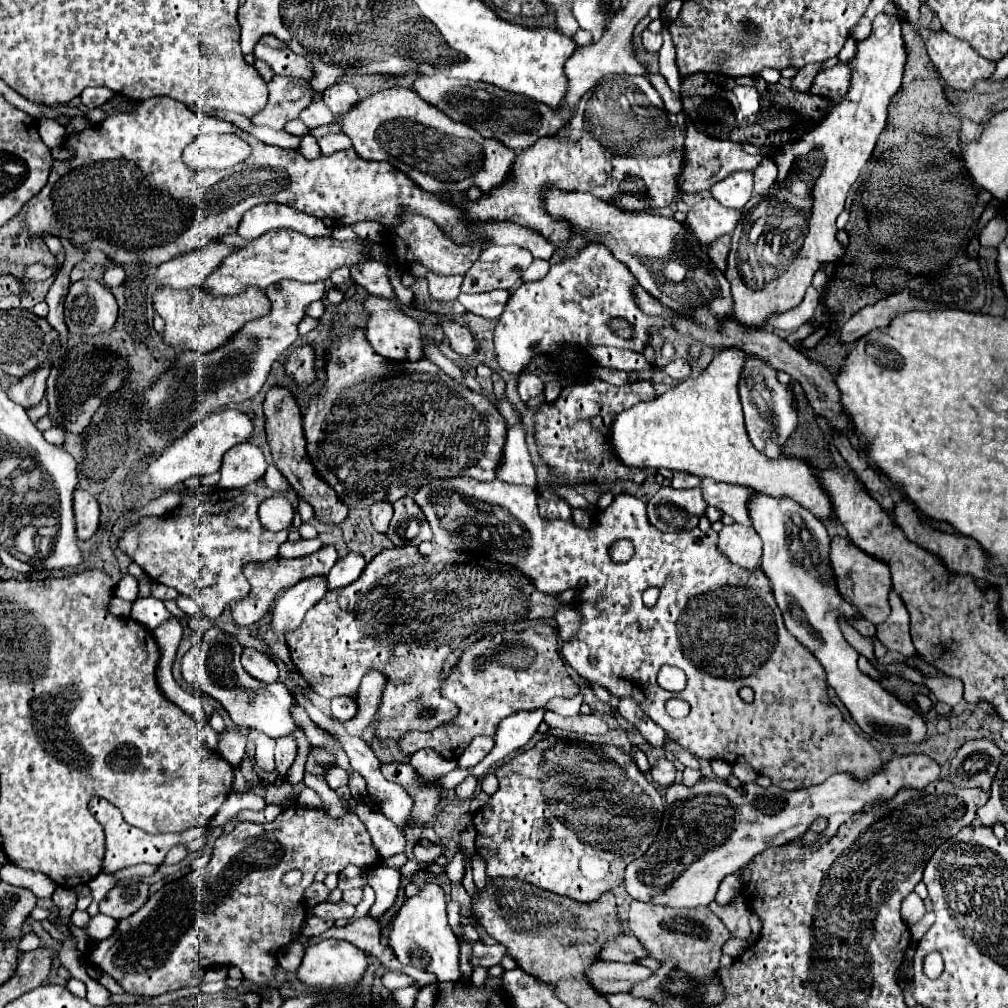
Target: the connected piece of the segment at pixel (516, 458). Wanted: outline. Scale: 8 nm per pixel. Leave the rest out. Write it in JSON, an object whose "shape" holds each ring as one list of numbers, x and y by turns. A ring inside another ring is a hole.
{"shape":[[521,420,513,424,507,432,505,454,501,460,501,468,497,470,497,478,509,484,523,484,523,486,537,486,537,474,525,444,525,432]]}

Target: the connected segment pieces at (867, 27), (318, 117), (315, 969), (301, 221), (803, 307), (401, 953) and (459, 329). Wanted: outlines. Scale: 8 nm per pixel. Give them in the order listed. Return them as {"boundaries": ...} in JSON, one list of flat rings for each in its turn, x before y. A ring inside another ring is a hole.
{"boundaries":[[[863,16,861,22,851,30,851,38,855,38,855,40,863,40,869,32,871,32,871,20,869,20,867,16]],[[317,100,317,102,311,102,301,114,299,114,299,120,309,126,309,128,315,128,315,126,325,126,325,124,331,124,335,116,331,114,331,110,325,106,323,100]],[[323,940,309,946,303,954,303,962,297,970,297,978,307,986,317,986,325,990,351,990,367,970,367,956,359,948,343,940]],[[271,202,247,210,239,222,237,234,245,240,253,240,271,228,291,228,307,236,331,236,331,228,327,228,319,218,301,214,289,206,275,206]],[[809,287,799,306,785,310,783,314,775,314,775,318,767,318,767,328,775,326,777,330,797,330,813,314,813,308,815,308,815,292,813,287]],[[429,882,423,886,421,894,409,898,397,912,389,936,389,946,403,964,419,966,431,974,437,974,437,982,457,982,459,974,459,940,449,928,445,912,445,896,441,886]],[[441,320,439,326,443,328,443,334,447,336,449,346,451,346,457,354,461,354,461,356,465,356,465,358,475,356,475,352,477,352,477,342,475,342,475,338,473,338,473,334,469,332,467,326,457,324,457,322,453,322,453,320]]]}

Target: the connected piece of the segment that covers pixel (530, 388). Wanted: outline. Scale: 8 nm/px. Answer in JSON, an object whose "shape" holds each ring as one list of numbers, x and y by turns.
{"shape":[[520,374,518,380,518,393,523,402,531,400,534,395,539,395,544,390,544,383,535,375]]}

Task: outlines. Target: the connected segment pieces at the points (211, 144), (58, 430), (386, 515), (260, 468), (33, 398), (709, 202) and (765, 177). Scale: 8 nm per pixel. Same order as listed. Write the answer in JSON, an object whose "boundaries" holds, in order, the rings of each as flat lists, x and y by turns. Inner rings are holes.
{"boundaries":[[[209,134,199,136,185,152,183,158,193,170,235,166,251,154,251,148,237,134]],[[51,426,49,430,43,432,43,436,45,436,47,442,53,442,53,444,59,444,61,446,63,440,65,440,65,430,61,426]],[[375,502,371,504,371,522,379,532,387,532,389,520,393,514,393,506,389,502]],[[243,442,227,450,223,456,221,464,221,480,219,488,229,490,229,488,243,488,251,482,257,482,265,474,265,456,261,448,253,442]],[[51,362,41,366,41,368,37,368,37,370,33,370,25,378,21,378,15,386,11,386,7,396,13,402,21,404,25,410,37,406,41,402,43,394,45,394,45,380,49,376,49,370,51,370]],[[705,196,687,212,685,222,699,242,709,244,721,234,731,234,739,222,739,214,741,210,725,208,715,198]],[[763,160,761,166,751,170,751,174,753,174,753,190,755,190,755,194,767,194,767,190,777,180,777,166,771,160]]]}

